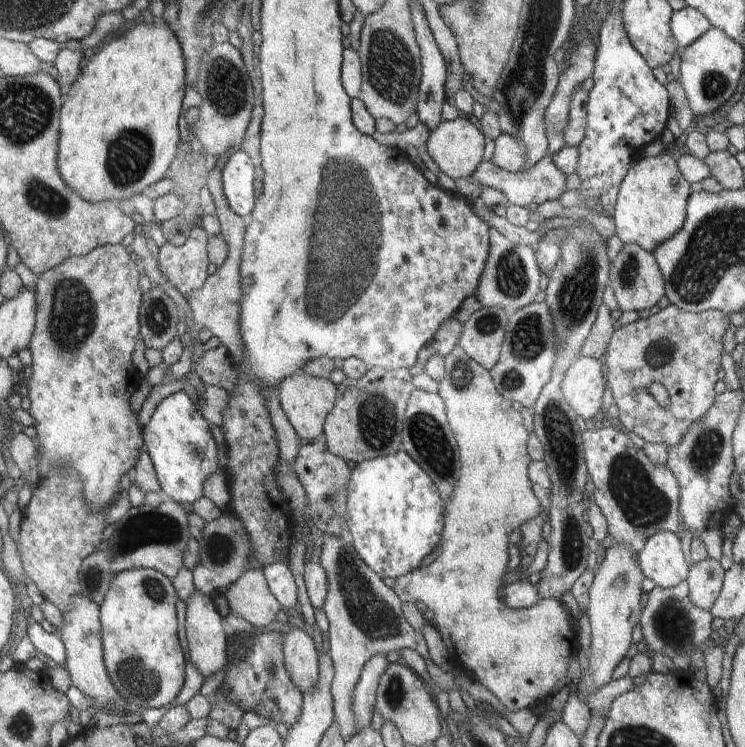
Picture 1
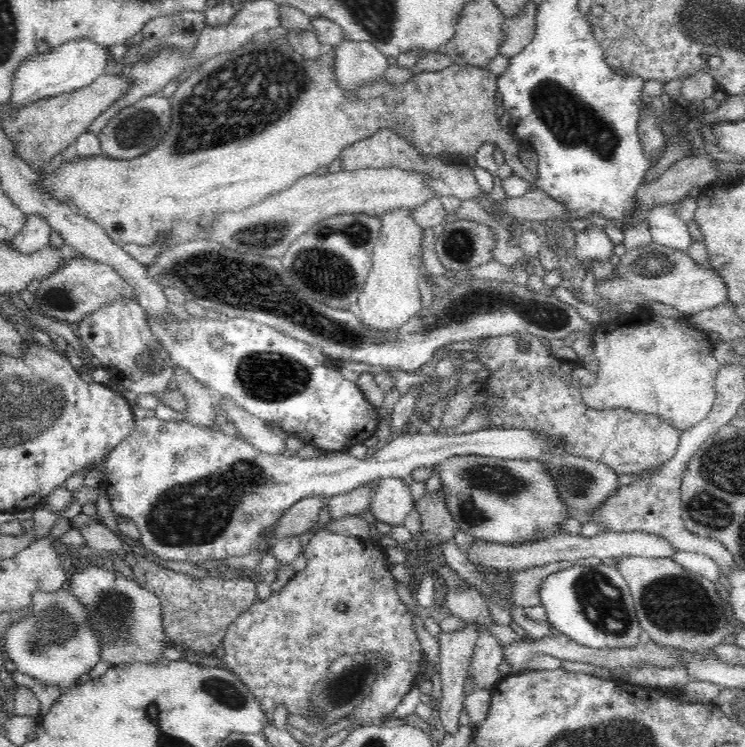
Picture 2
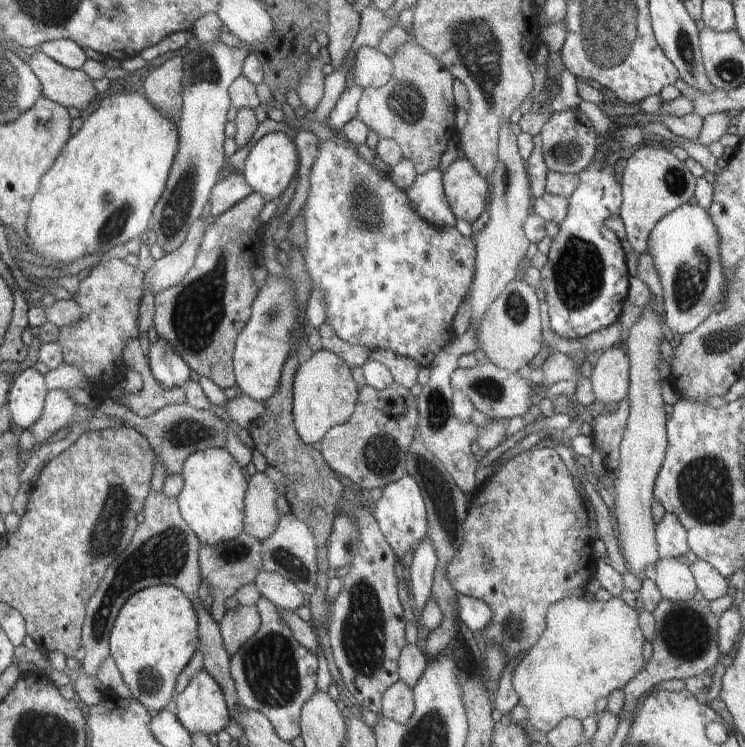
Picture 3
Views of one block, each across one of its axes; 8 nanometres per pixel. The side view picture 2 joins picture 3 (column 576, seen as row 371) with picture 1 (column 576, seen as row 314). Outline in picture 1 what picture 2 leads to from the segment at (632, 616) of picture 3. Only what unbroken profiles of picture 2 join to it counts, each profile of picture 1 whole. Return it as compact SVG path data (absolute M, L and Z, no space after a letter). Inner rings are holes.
M458 342L453 347L451 353L444 357L444 360L446 374L439 382L438 394L445 402L447 419L460 451L461 477L457 482L453 495L448 501L444 501L443 519L445 525L441 534L439 549L436 550L440 552L440 555L429 566L418 567L416 570L398 577L396 582L400 586L396 586L396 594L400 600L414 603L418 601L427 606L429 611L428 617L431 619L432 624L434 624L434 628L442 635L450 654L448 659L454 665L460 666L461 670L464 670L464 675L471 676L474 681L478 680L480 684L483 684L510 712L516 712L517 710L522 710L522 708L536 709L539 705L545 705L553 688L567 678L569 663L571 659L577 658L580 645L578 643L577 620L571 620L569 614L565 613L565 608L560 600L541 598L536 604L527 609L513 609L504 603L501 598L501 590L503 588L502 578L504 578L504 574L507 572L506 566L508 566L508 558L510 558L508 555L508 543L510 543L508 541L508 534L516 530L516 528L520 528L525 522L535 519L543 512L541 502L532 490L528 472L529 464L532 461L530 455L528 455L528 451L526 451L526 440L529 432L523 423L520 413L512 407L509 400L498 394L489 370L486 370L473 358L470 358Z

